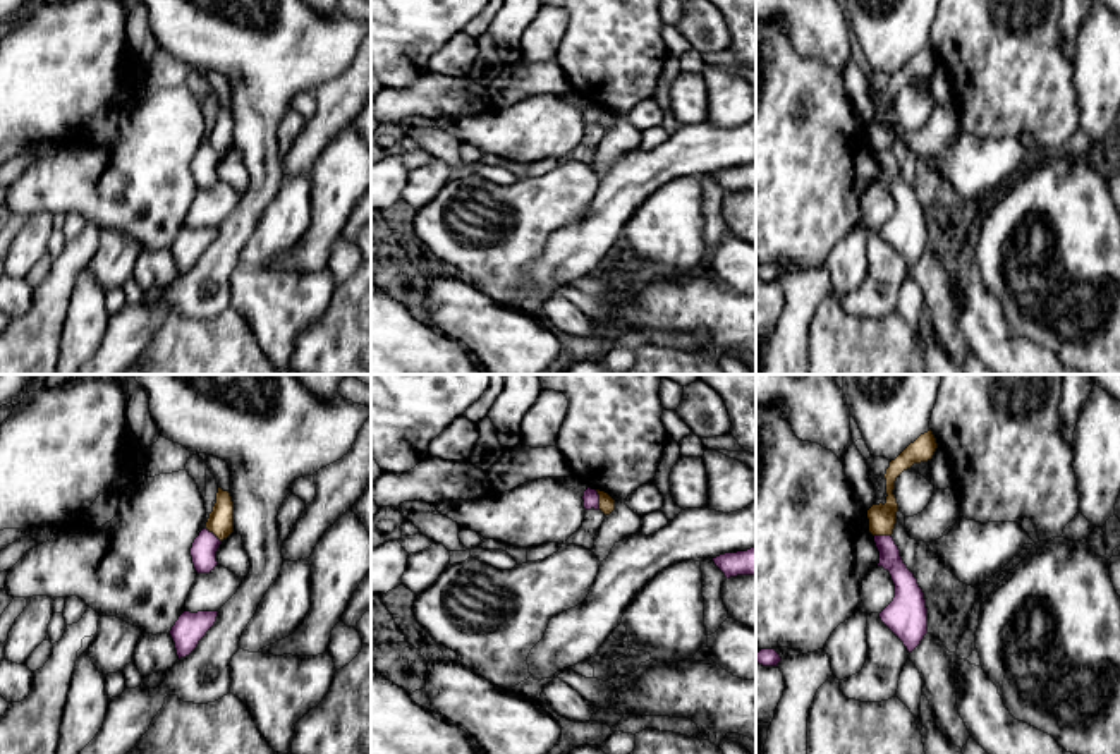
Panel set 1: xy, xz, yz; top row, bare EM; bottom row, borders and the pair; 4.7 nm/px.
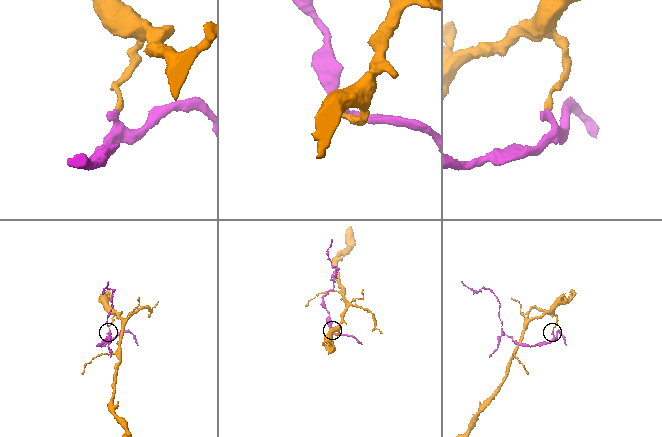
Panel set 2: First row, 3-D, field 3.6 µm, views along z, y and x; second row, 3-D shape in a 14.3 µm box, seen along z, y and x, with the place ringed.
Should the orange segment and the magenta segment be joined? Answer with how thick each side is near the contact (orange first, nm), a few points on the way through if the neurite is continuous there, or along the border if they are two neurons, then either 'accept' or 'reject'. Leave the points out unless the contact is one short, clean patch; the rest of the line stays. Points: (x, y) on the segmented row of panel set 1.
80 nm thick on the orange side, 80 nm on the other; border along xz (595, 490), (600, 509); reject

